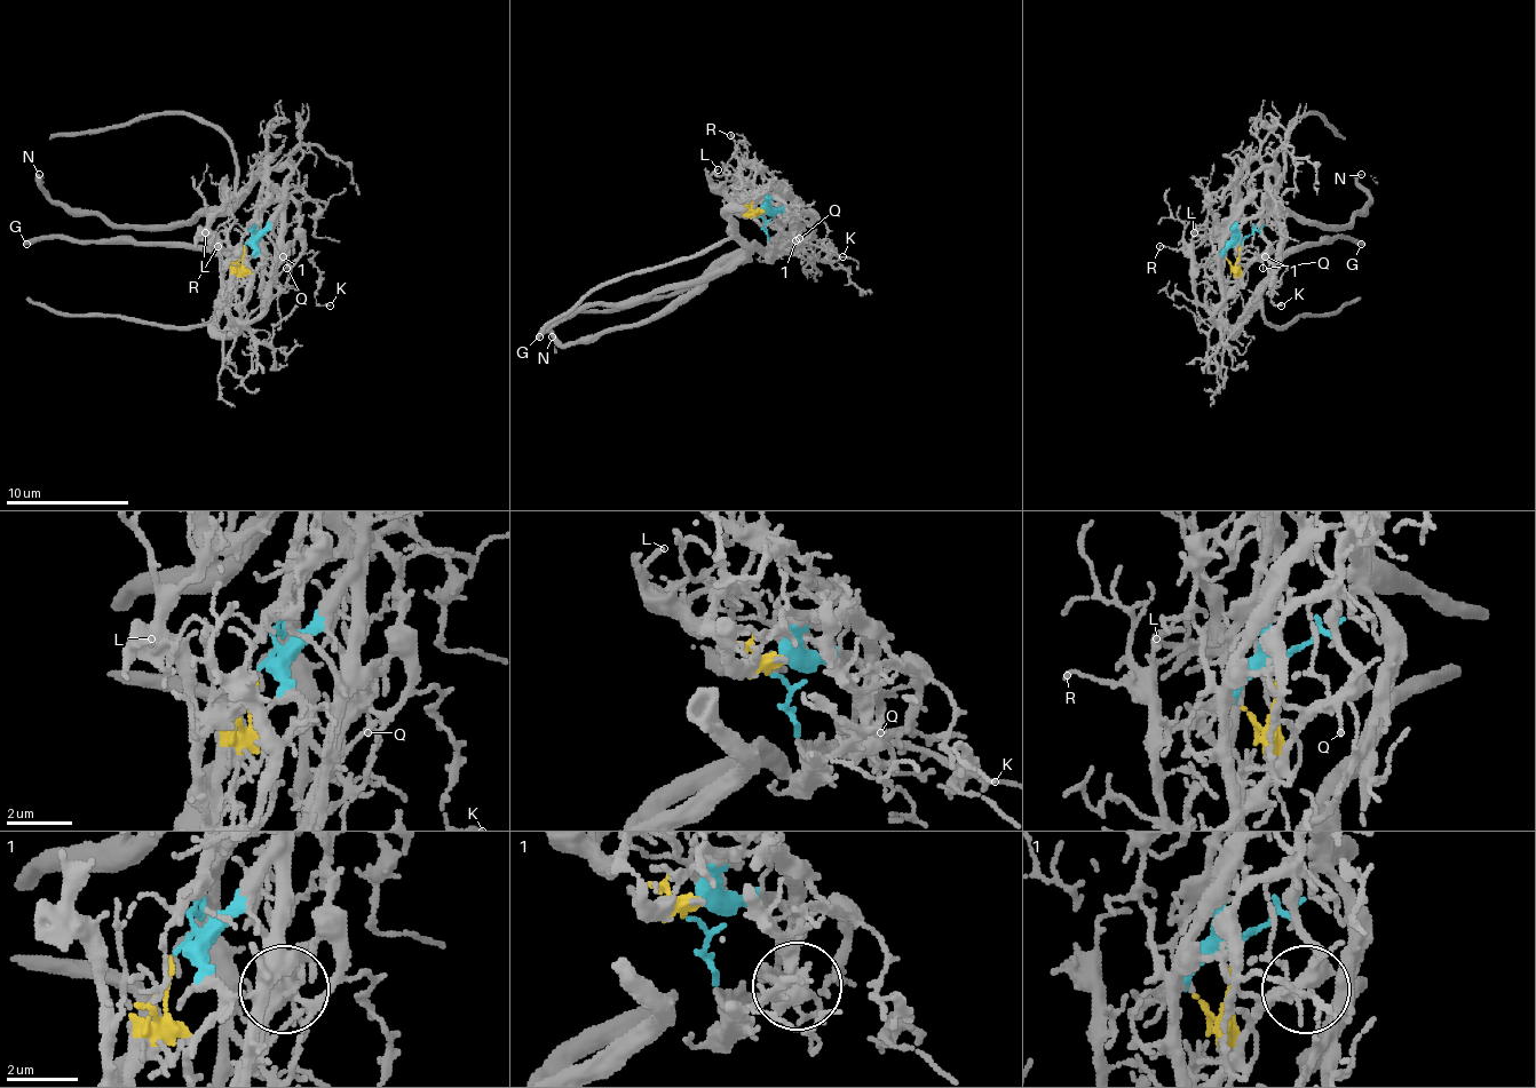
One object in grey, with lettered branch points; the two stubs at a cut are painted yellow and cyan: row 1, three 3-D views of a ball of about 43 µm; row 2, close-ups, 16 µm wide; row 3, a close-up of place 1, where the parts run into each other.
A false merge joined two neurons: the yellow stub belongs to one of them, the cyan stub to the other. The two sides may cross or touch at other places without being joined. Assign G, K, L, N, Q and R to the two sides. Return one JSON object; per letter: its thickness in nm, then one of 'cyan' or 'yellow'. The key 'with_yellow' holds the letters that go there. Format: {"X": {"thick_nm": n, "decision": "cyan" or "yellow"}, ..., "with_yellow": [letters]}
{"G": {"thick_nm": 360, "decision": "yellow"}, "K": {"thick_nm": 110, "decision": "cyan"}, "L": {"thick_nm": 150, "decision": "yellow"}, "N": {"thick_nm": 190, "decision": "cyan"}, "Q": {"thick_nm": 160, "decision": "cyan"}, "R": {"thick_nm": 110, "decision": "yellow"}, "with_yellow": ["G", "L", "R"]}

